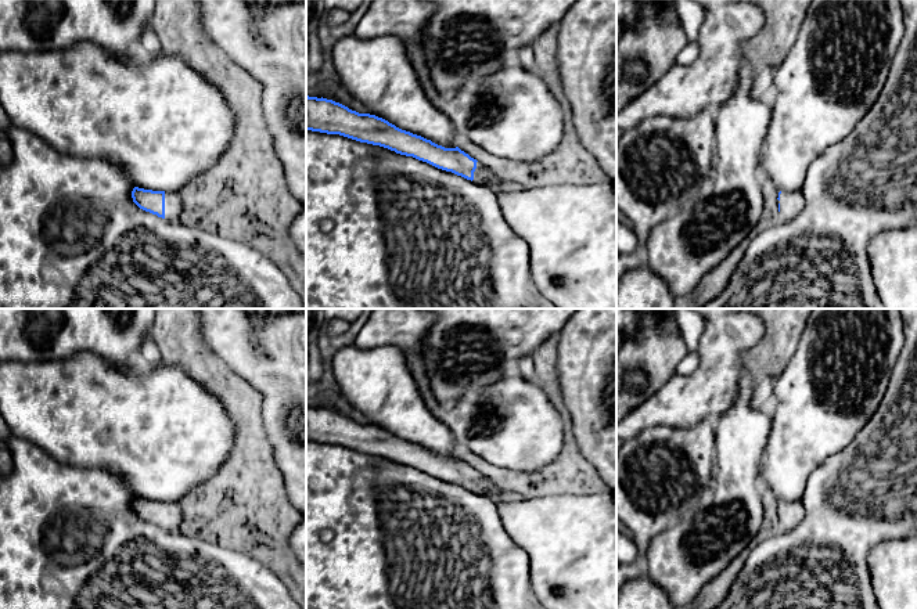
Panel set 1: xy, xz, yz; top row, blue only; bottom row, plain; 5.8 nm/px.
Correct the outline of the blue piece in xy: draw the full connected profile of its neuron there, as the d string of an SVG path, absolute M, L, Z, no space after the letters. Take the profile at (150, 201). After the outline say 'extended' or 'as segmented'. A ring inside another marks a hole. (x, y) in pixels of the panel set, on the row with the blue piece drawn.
M134 187L132 198L140 209L168 221L179 223L181 213L181 197L179 192L152 191Z | extended

